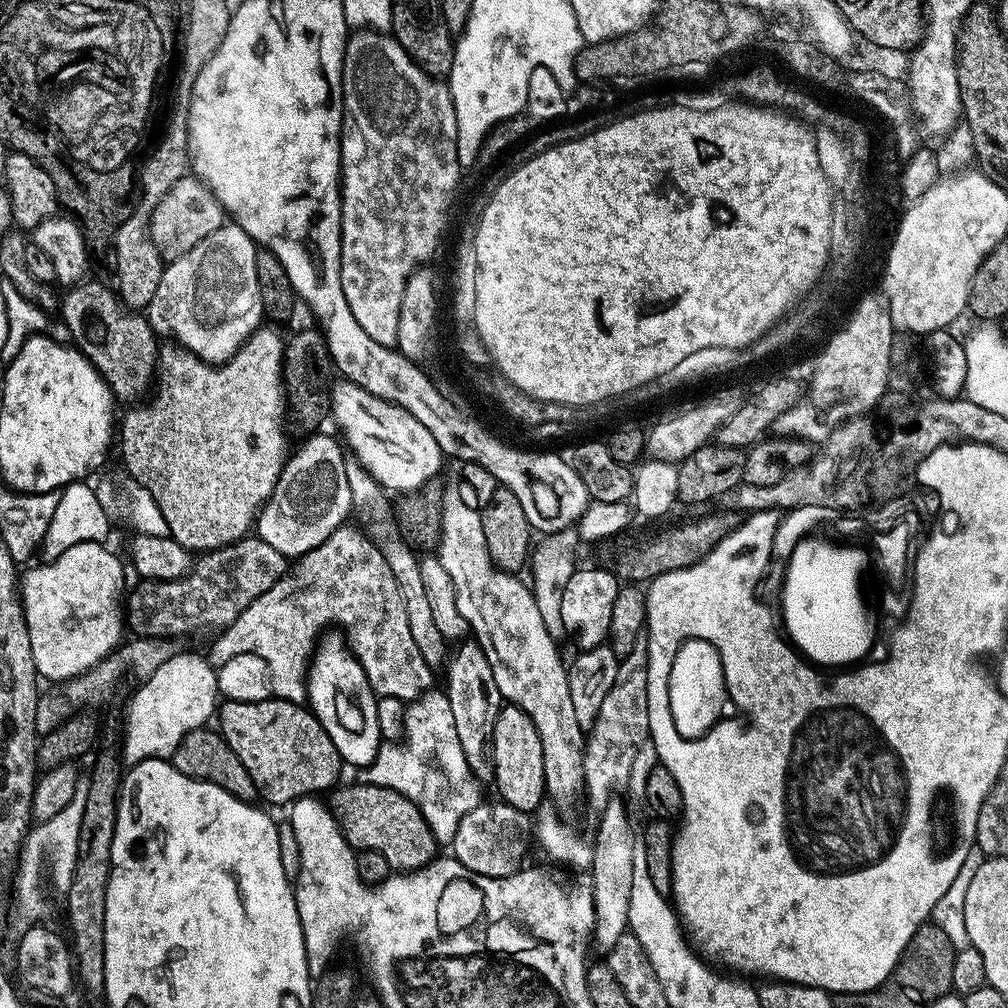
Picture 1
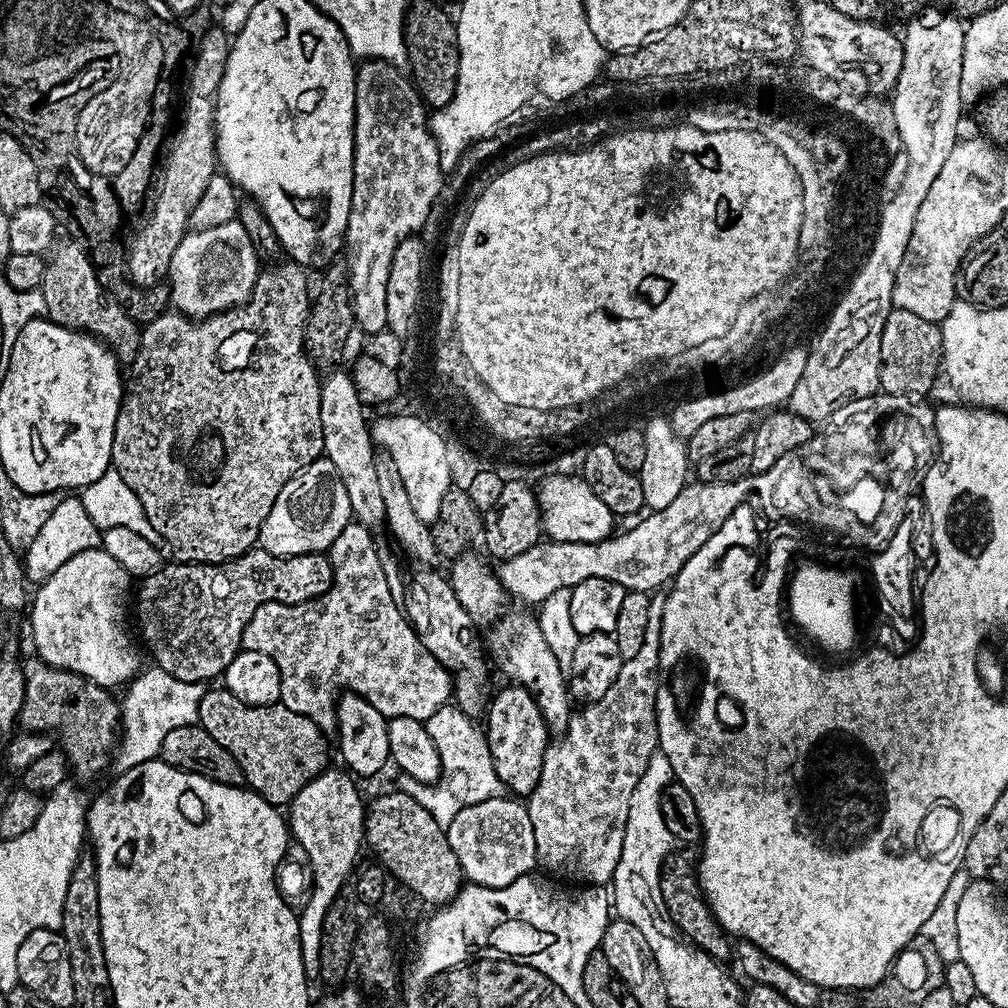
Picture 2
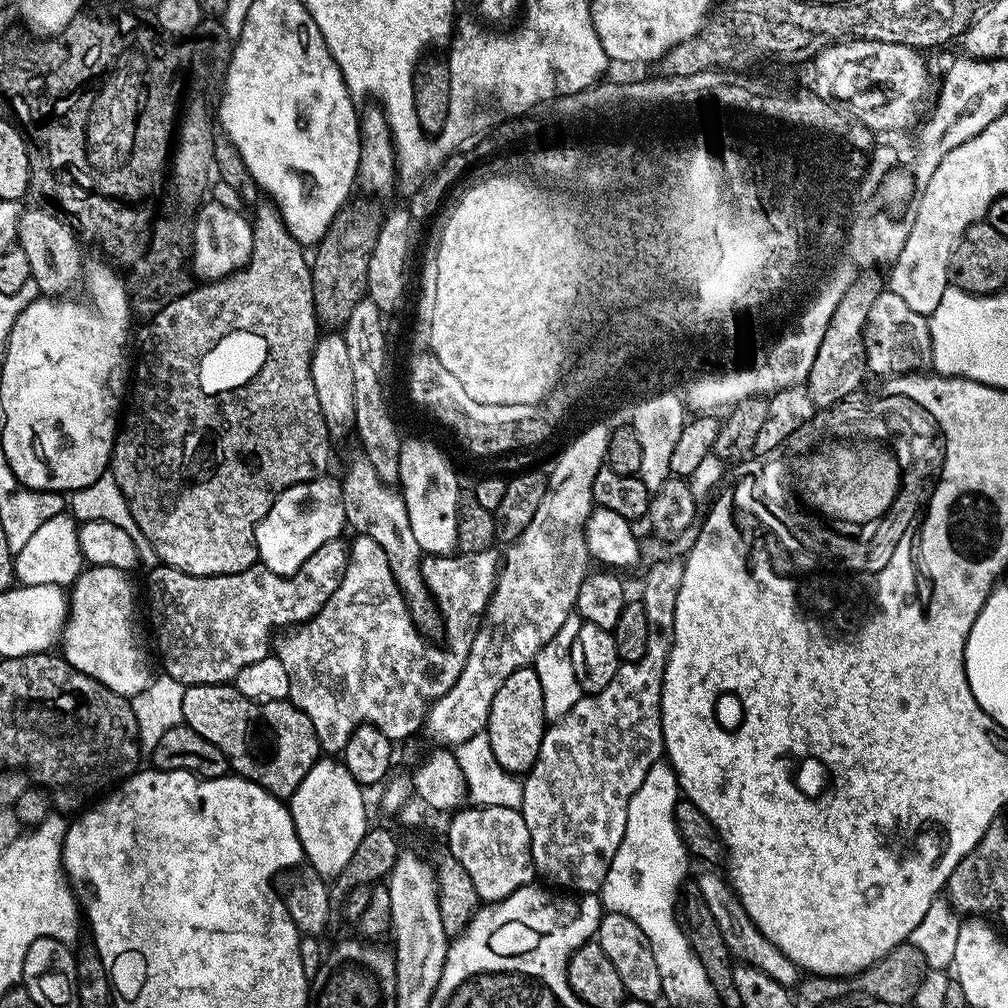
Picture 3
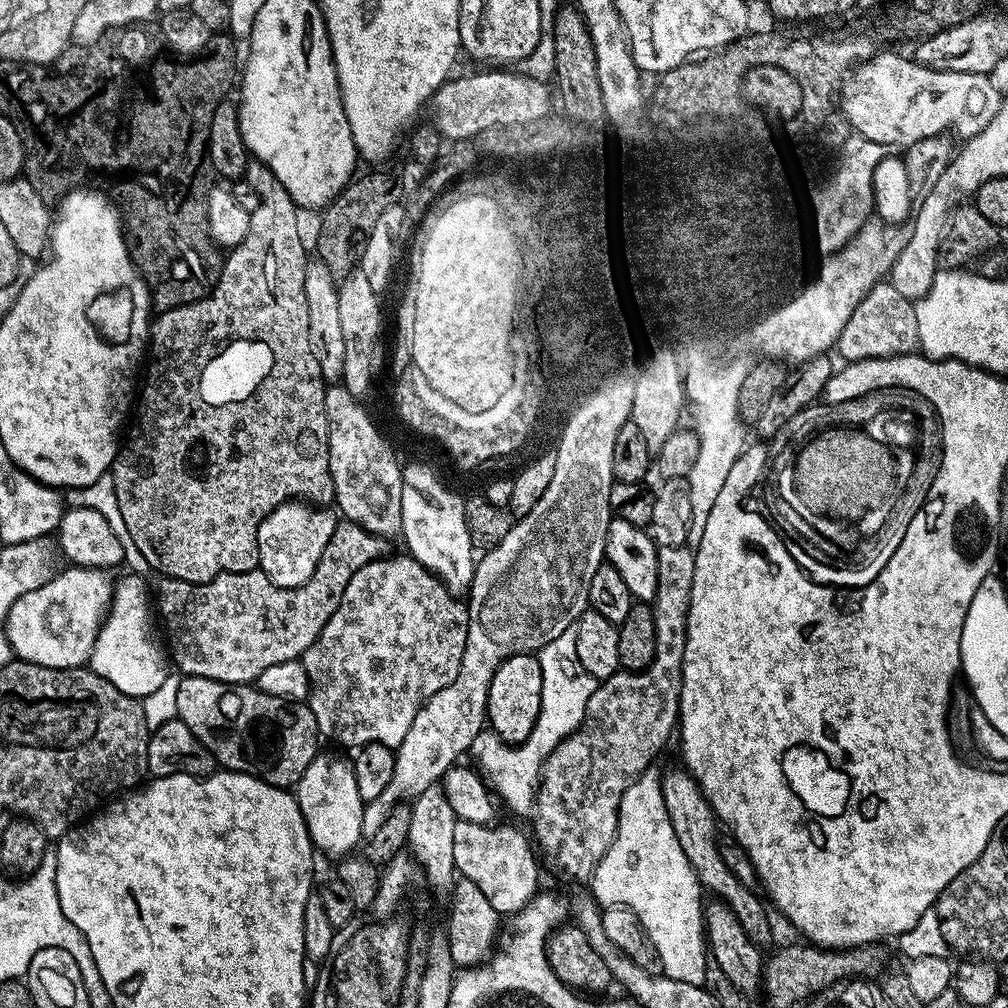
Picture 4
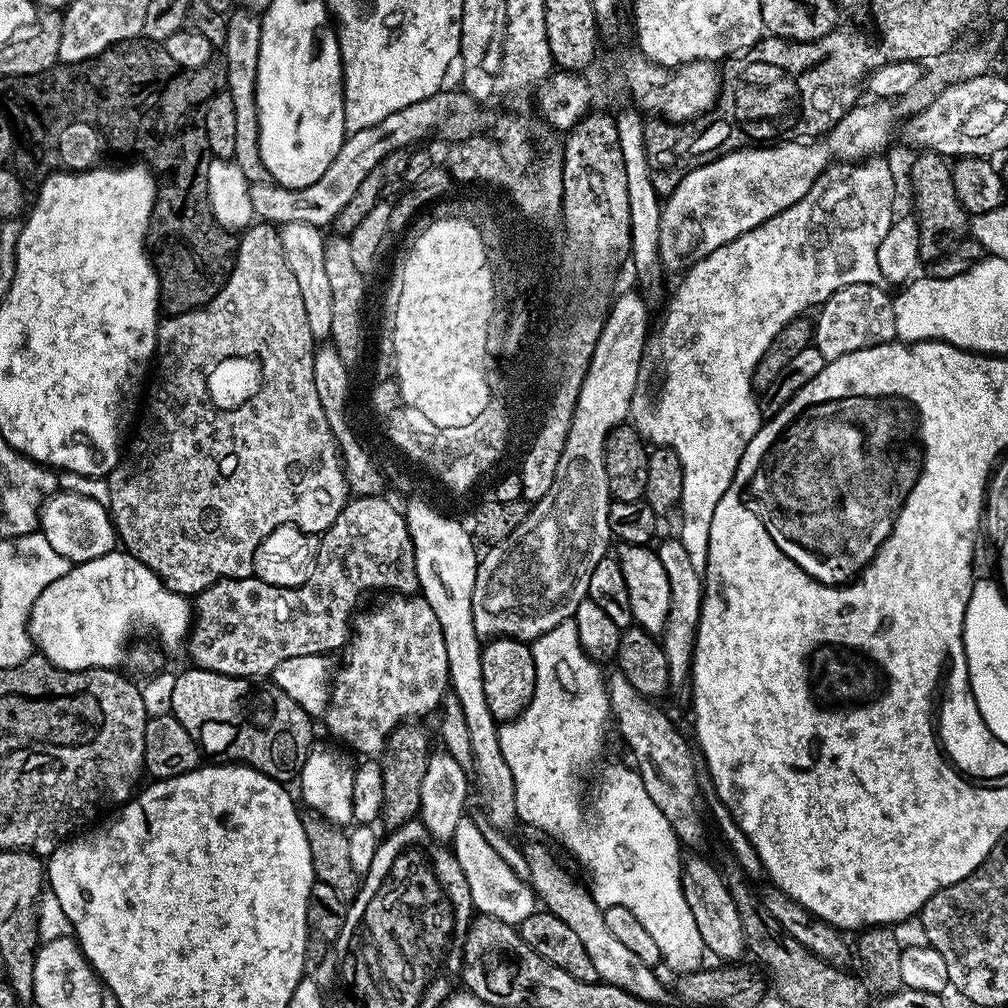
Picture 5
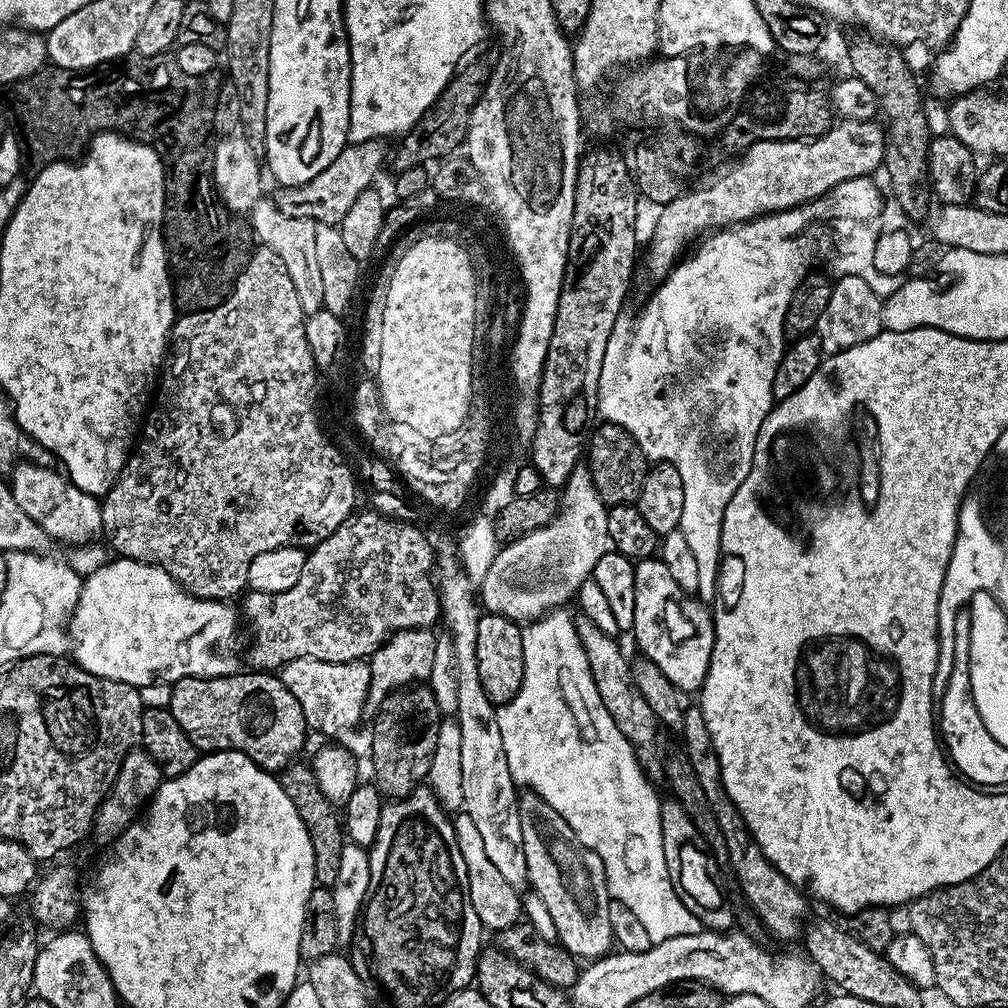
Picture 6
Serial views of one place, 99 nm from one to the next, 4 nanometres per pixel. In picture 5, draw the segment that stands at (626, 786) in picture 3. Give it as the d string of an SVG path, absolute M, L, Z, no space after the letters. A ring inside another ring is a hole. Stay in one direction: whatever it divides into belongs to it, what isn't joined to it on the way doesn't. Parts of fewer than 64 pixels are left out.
M679 538L662 540L659 541L660 548L655 549L655 554L662 562L662 570L666 570L666 579L670 581L670 610L666 614L662 643L670 666L672 684L678 686L683 680L685 683L689 679L692 670L692 655L696 649L698 622L704 601L704 582L702 573L694 570L694 565L690 563L690 557L686 555L686 549L682 547Z

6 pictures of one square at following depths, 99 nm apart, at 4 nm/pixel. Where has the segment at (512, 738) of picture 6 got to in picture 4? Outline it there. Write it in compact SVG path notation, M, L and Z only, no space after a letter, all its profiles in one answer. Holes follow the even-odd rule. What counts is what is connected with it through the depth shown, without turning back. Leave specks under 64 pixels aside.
M575 627L558 634L558 638L540 649L538 655L542 666L542 706L538 722L534 722L534 730L530 730L530 738L520 744L510 745L498 738L496 732L485 730L476 735L470 749L470 756L477 760L475 763L486 777L491 791L502 804L504 799L510 811L520 816L533 811L536 785L540 782L540 765L582 723L586 702L590 702L590 694L594 694L598 683L593 676L586 674L586 670L582 670L582 662L578 662ZM655 767L647 768L628 787L626 794L622 794L616 837L611 850L605 854L602 862L598 862L596 873L590 881L590 892L601 906L624 904L634 910L658 950L663 975L678 978L678 982L703 985L710 953L706 947L704 910L700 900L702 889L690 862L686 862L686 854L682 854L682 846L678 846L678 838L674 838L674 826L670 826L670 814L666 814L666 802L660 789L661 773L656 771Z

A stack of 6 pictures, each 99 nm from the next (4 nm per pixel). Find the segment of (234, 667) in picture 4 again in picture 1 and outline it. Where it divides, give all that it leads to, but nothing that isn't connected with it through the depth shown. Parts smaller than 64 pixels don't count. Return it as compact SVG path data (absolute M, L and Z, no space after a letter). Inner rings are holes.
M249 534L249 535L245 536L244 539L242 539L242 540L235 540L235 542L232 544L227 544L226 546L222 546L221 548L215 548L213 550L213 552L205 552L197 560L200 560L200 561L198 561L197 564L195 561L195 563L193 563L191 565L191 567L189 567L188 571L185 572L184 575L179 576L177 580L146 580L146 579L141 579L139 581L140 585L138 585L137 588L134 589L133 592L129 594L129 596L127 593L127 596L126 596L126 624L127 624L127 627L129 629L133 628L133 630L136 631L133 633L135 633L135 635L137 637L140 637L140 638L157 638L156 636L180 636L183 634L183 632L200 632L203 630L203 628L216 628L215 630L226 629L232 625L232 623L234 622L234 618L238 618L238 614L242 614L242 610L246 610L246 606L250 606L250 602L254 602L256 599L258 599L259 596L261 596L262 594L266 594L266 590L270 590L270 586L274 586L275 584L277 584L277 582L279 582L279 580L282 577L284 577L284 575L286 575L286 573L289 571L289 568L290 568L289 557L282 555L282 553L279 553L277 550L274 550L273 546L270 546L269 543L260 540L259 536L257 536L256 534Z

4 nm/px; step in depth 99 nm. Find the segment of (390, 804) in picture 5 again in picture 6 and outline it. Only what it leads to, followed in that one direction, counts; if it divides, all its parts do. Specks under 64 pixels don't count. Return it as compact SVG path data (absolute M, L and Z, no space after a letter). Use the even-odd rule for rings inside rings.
M409 685L389 694L375 713L370 740L373 783L387 799L400 800L421 787L430 772L442 723L440 707L427 685Z

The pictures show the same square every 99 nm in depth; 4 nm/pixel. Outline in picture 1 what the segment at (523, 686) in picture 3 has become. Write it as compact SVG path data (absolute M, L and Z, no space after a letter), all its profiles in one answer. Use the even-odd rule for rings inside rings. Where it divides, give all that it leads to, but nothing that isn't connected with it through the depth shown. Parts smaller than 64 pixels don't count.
M505 703L498 714L498 722L494 722L494 738L492 739L492 761L494 762L494 785L500 791L499 799L505 804L529 814L546 800L544 786L544 767L542 766L542 738L538 738L538 730L534 722L522 710Z

